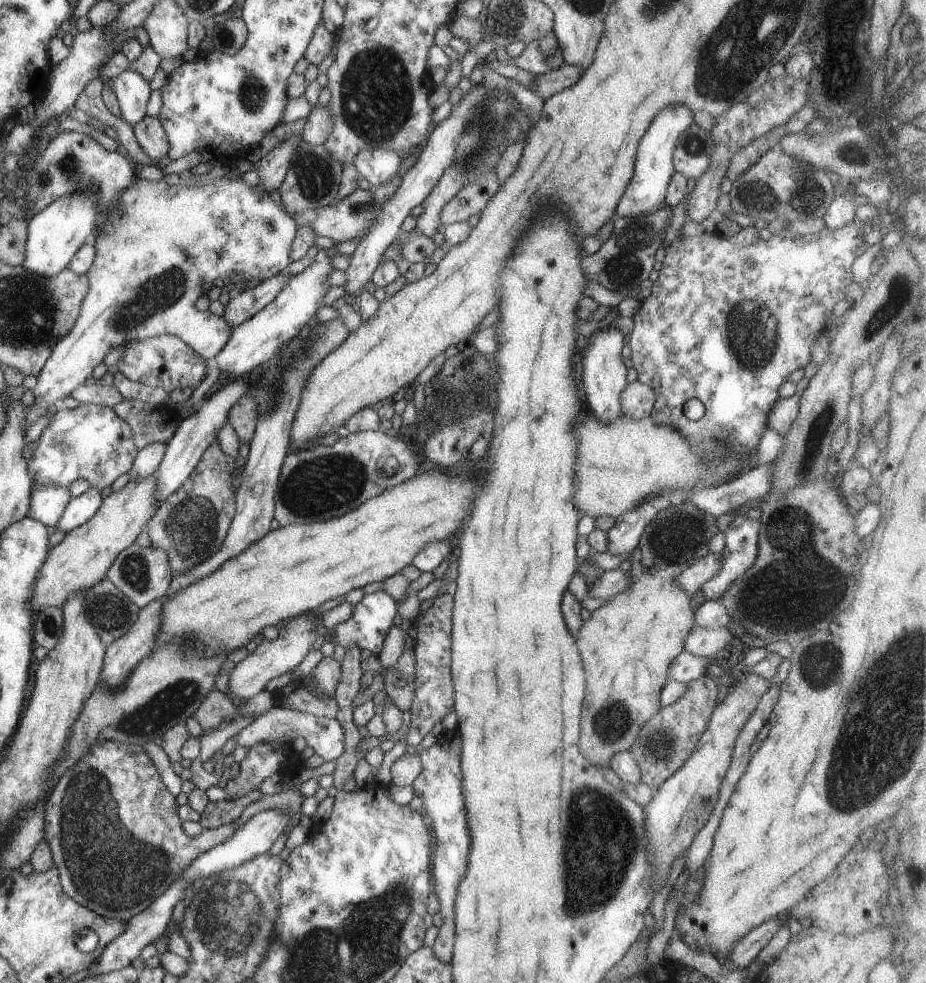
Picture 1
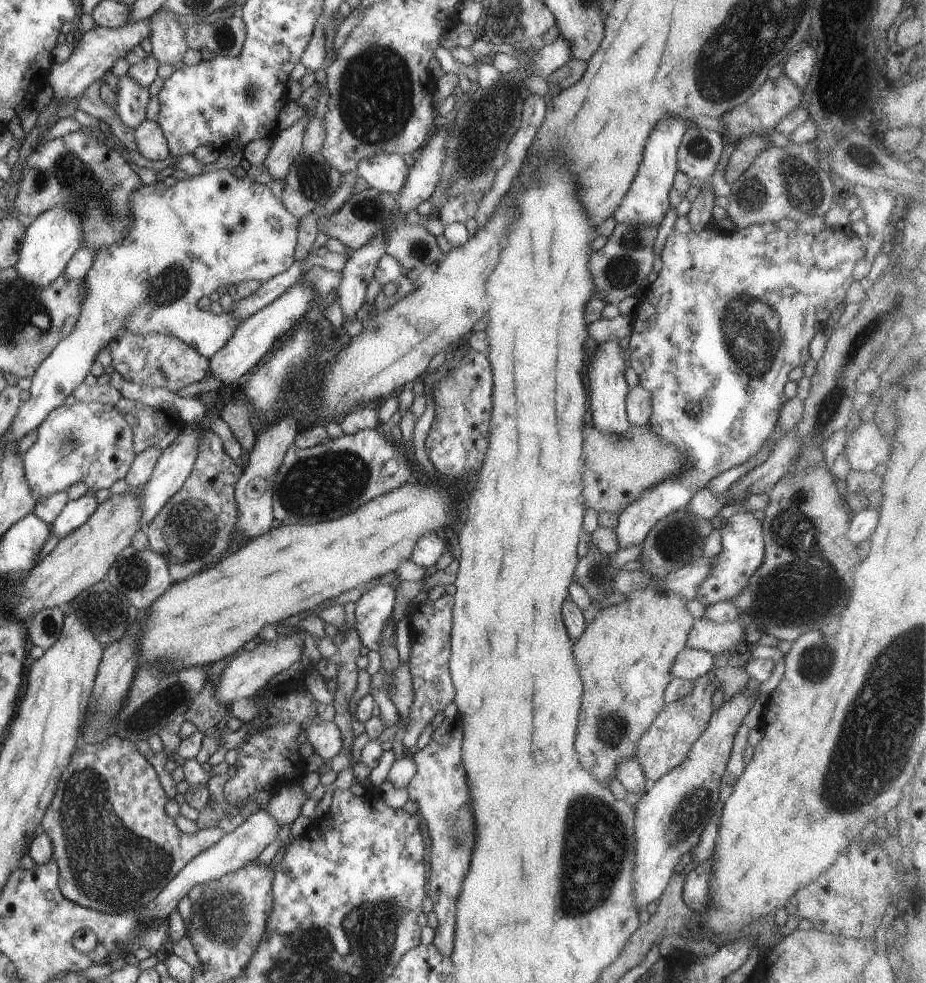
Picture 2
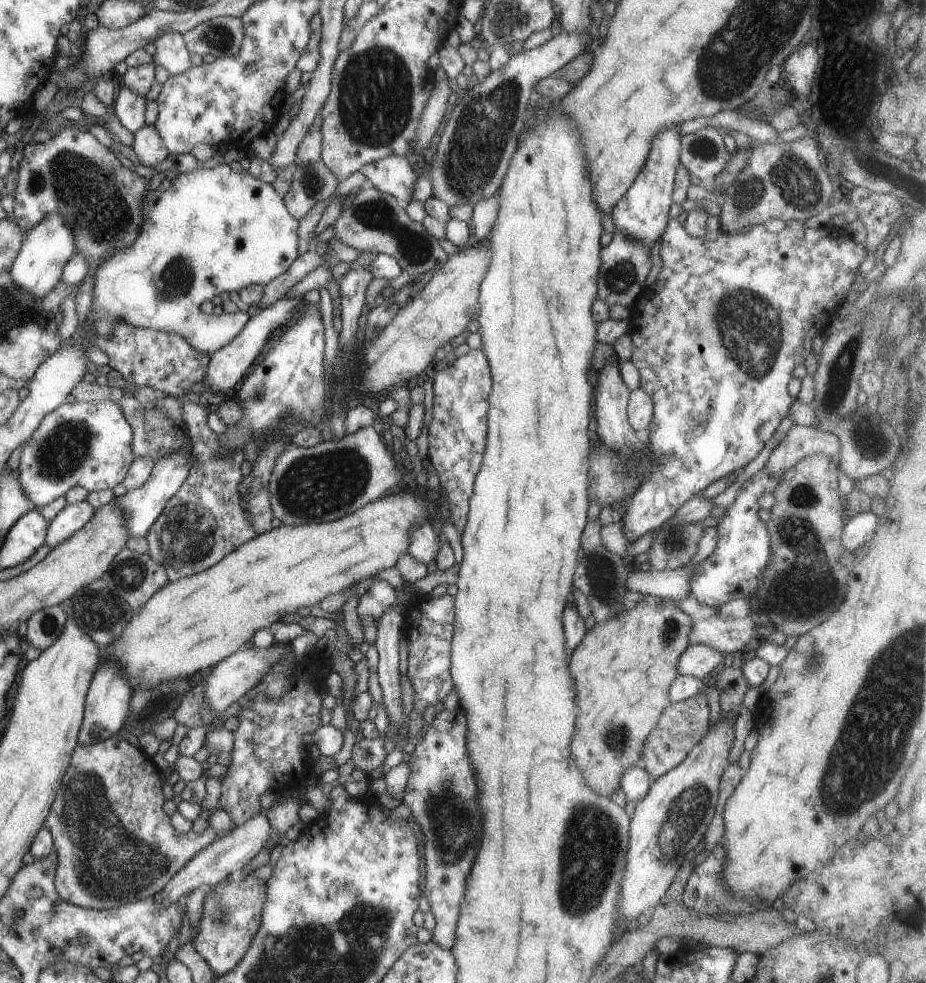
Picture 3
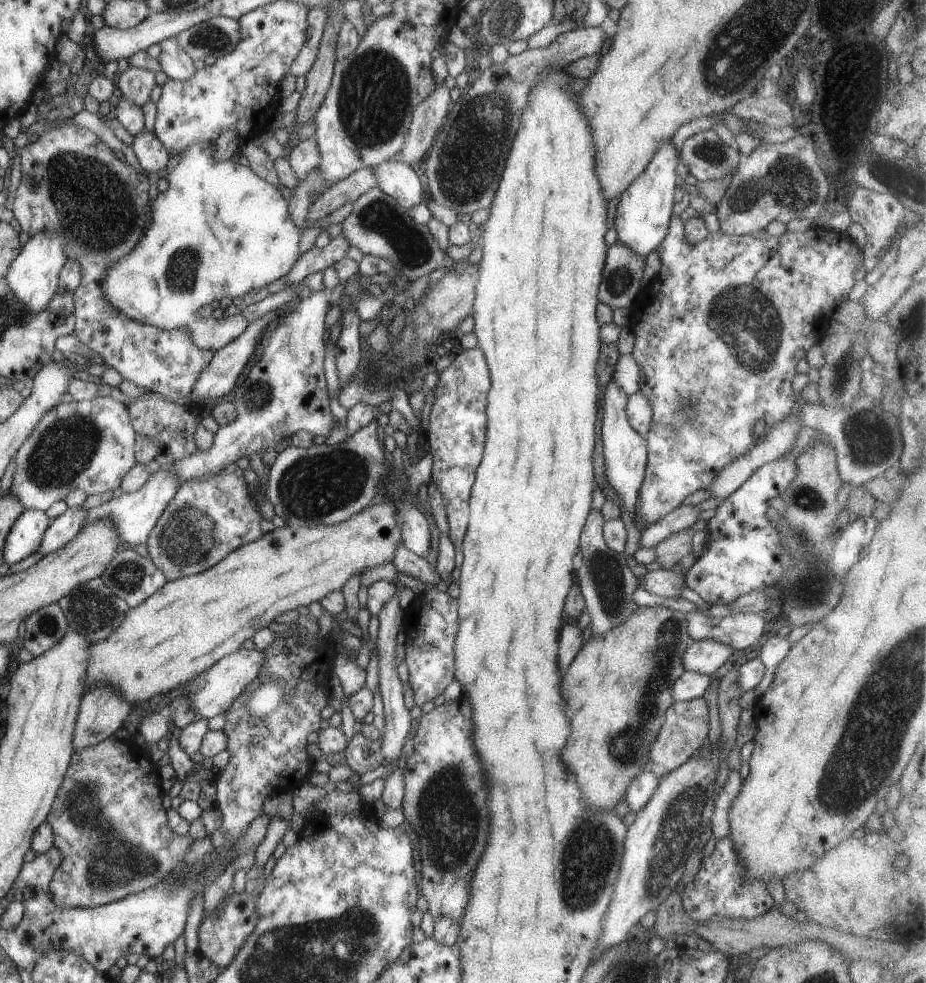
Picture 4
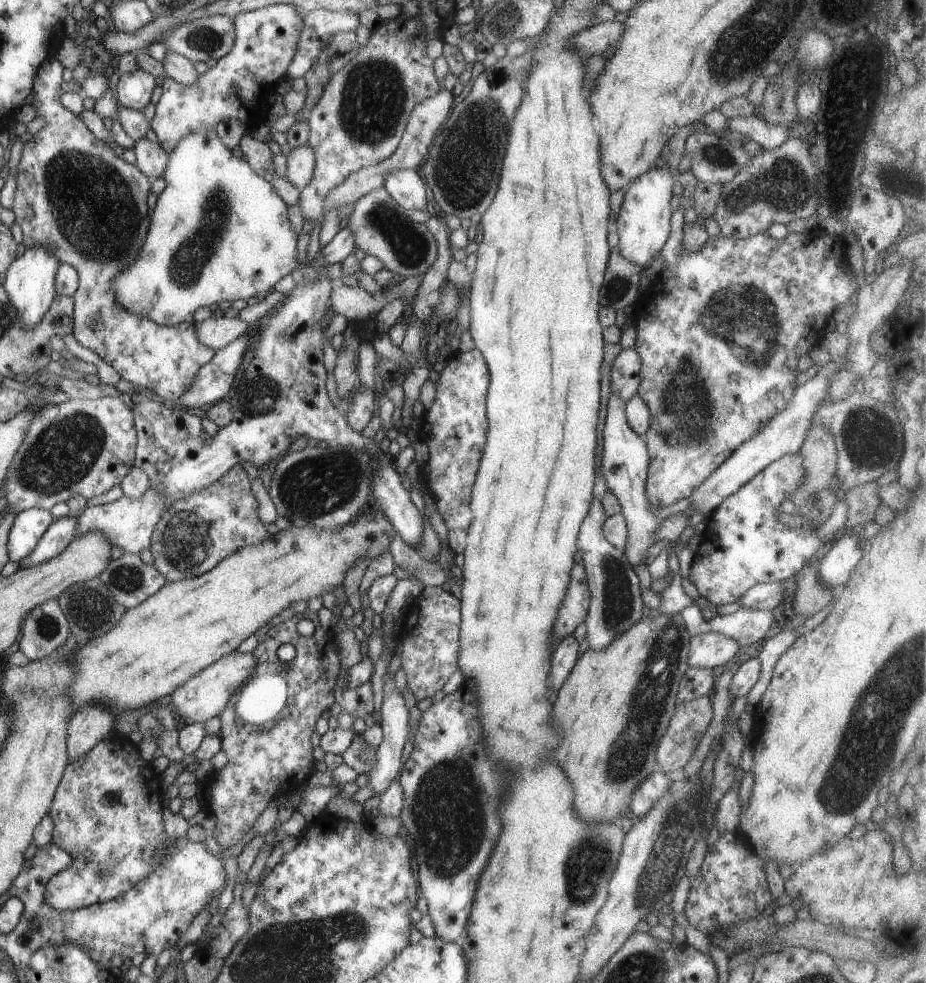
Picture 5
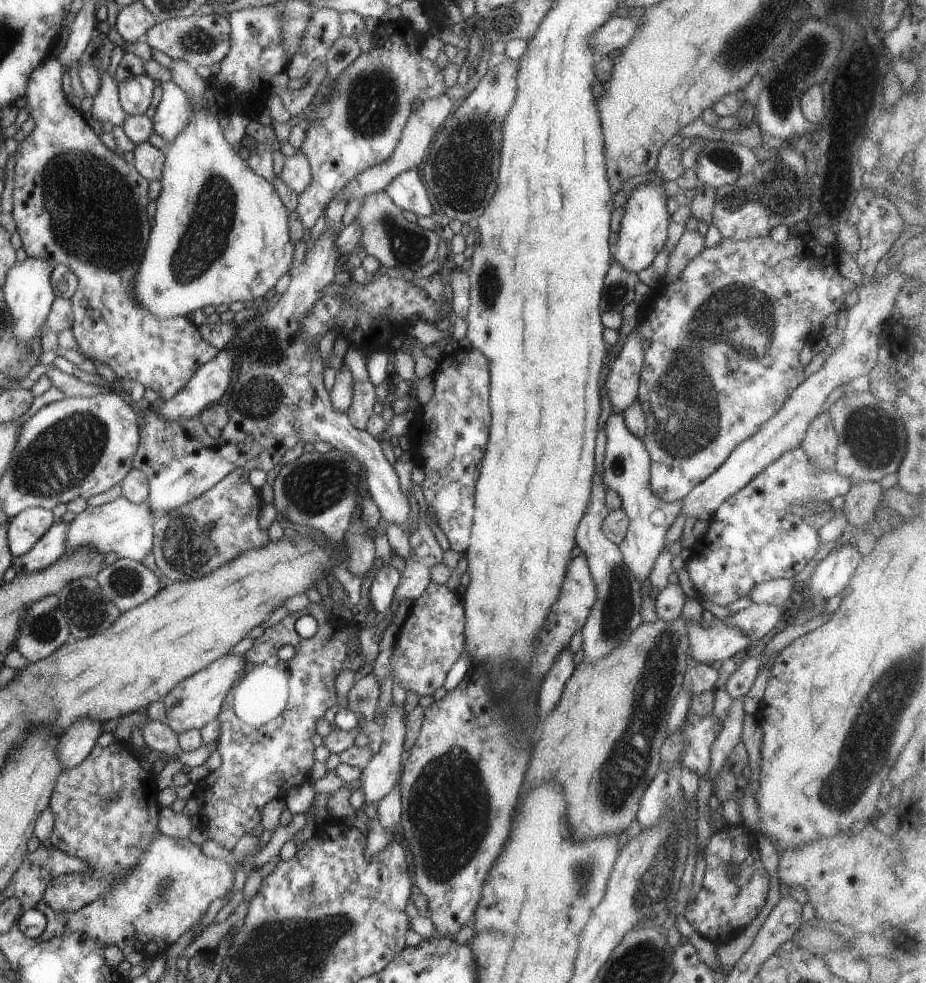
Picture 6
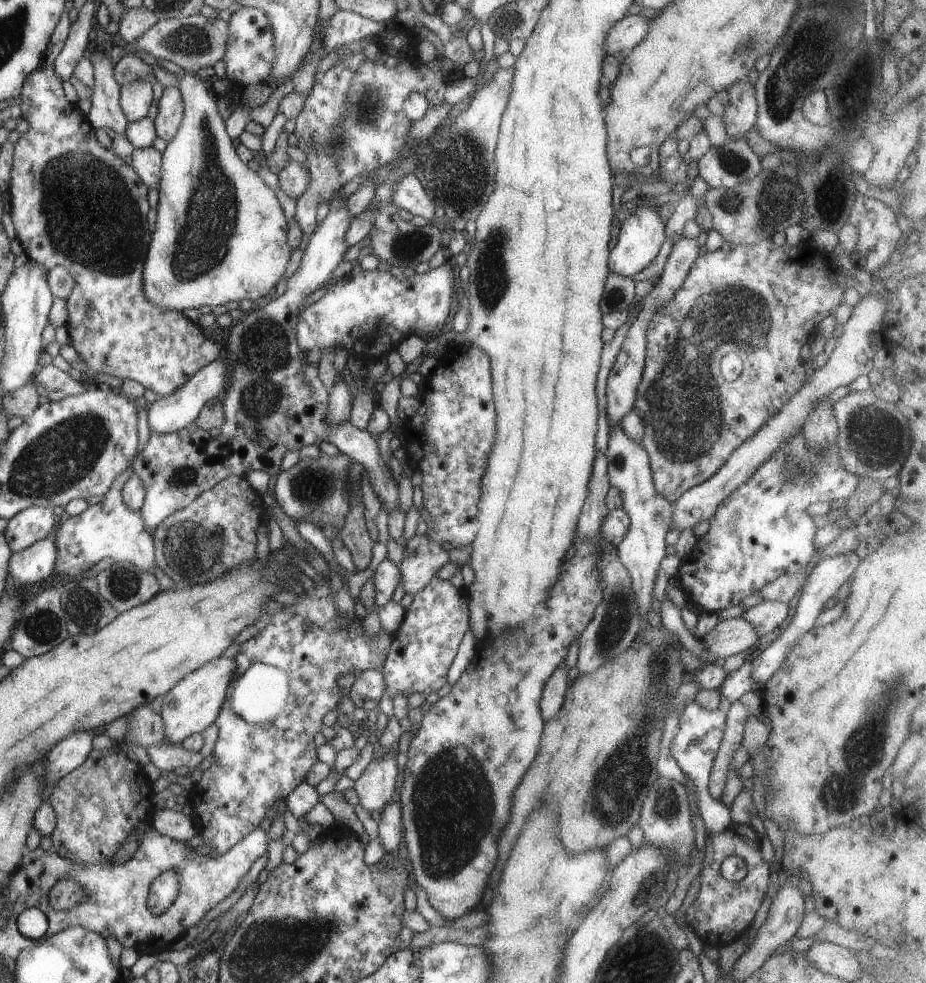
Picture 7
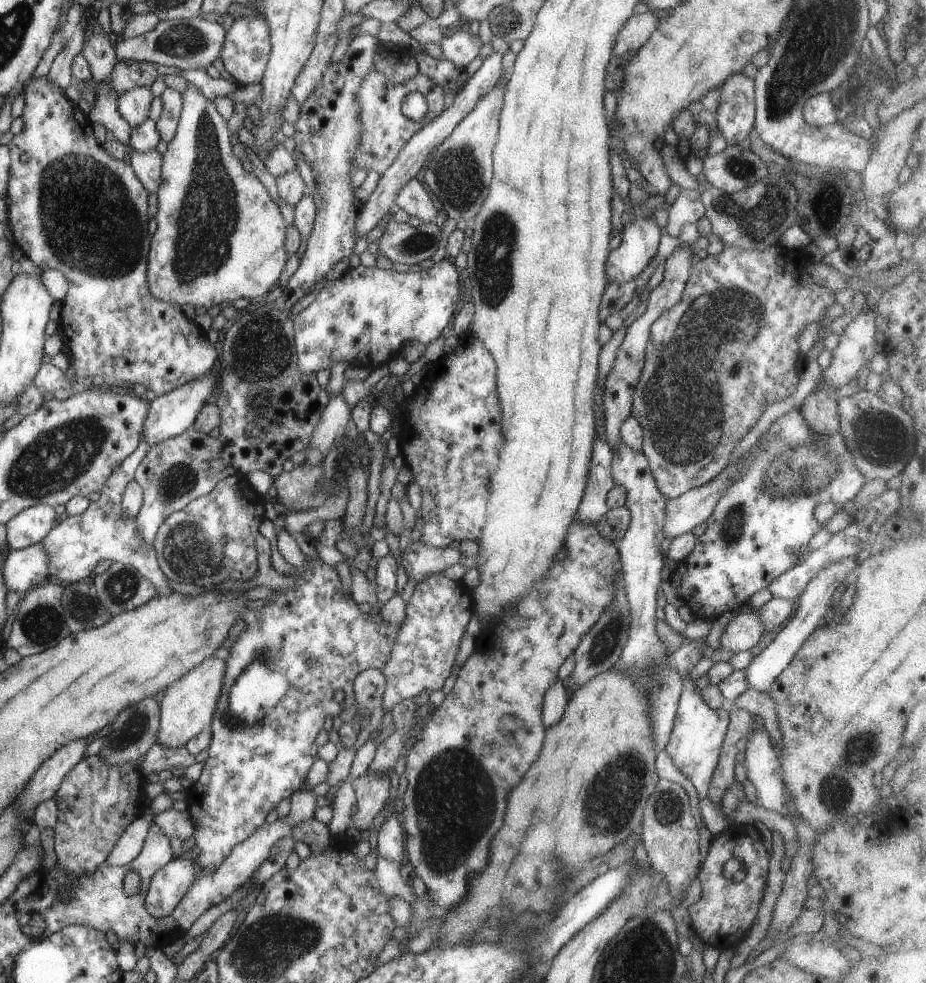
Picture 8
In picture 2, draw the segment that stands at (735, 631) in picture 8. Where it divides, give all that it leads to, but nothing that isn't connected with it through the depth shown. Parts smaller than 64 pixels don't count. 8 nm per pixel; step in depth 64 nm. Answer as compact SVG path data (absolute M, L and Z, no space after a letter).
M684 647L676 655L671 671L674 677L693 681L714 669L716 659L712 653Z

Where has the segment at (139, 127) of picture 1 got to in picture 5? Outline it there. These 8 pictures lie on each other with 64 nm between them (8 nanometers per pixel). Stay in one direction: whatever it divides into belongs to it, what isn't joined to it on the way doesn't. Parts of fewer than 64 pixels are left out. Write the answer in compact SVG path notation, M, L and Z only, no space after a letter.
M146 136L135 141L133 150L136 155L136 166L148 177L154 180L163 176L170 155L162 148L159 142L154 142Z

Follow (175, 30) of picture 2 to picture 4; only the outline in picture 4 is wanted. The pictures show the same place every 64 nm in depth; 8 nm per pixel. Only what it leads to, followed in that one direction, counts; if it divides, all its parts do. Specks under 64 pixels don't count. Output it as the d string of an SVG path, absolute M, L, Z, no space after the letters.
M176 37L163 38L159 44L161 52L157 59L168 78L186 80L194 74L193 58L181 47Z

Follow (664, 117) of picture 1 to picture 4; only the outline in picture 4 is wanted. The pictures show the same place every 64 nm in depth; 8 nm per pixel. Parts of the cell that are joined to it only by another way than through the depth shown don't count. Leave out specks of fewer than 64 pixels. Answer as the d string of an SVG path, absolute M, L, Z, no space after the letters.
M671 138L666 139L652 155L652 160L644 172L639 174L621 194L615 216L617 238L630 251L634 251L640 256L646 257L658 248L667 235L672 207L675 204L673 196L676 192L678 179L676 166L680 161L675 144Z

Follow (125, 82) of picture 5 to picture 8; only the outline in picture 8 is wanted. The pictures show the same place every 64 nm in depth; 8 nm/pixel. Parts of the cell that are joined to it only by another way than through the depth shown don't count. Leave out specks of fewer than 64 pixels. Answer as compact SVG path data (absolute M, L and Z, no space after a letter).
M137 86L123 92L118 99L119 113L128 121L132 130L140 126L148 117L150 103L154 100L151 87Z

